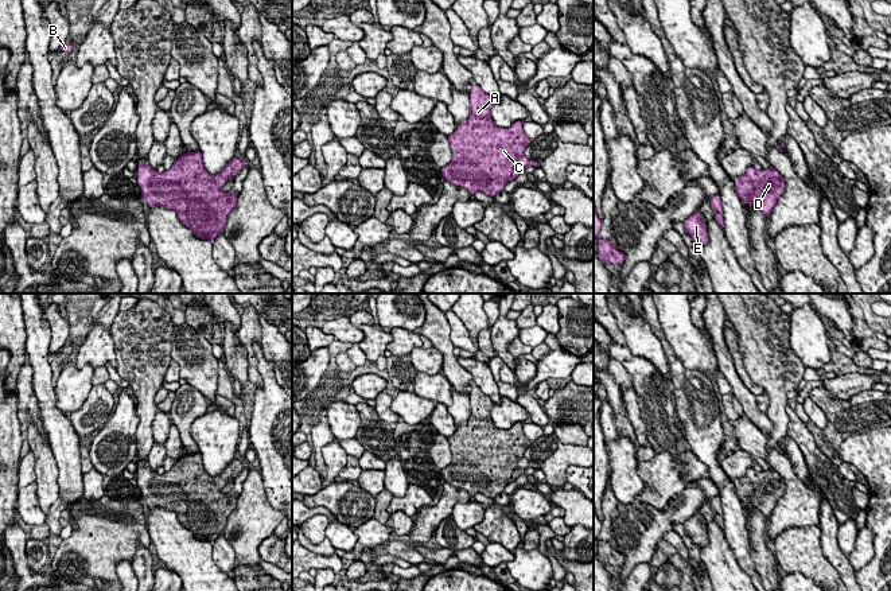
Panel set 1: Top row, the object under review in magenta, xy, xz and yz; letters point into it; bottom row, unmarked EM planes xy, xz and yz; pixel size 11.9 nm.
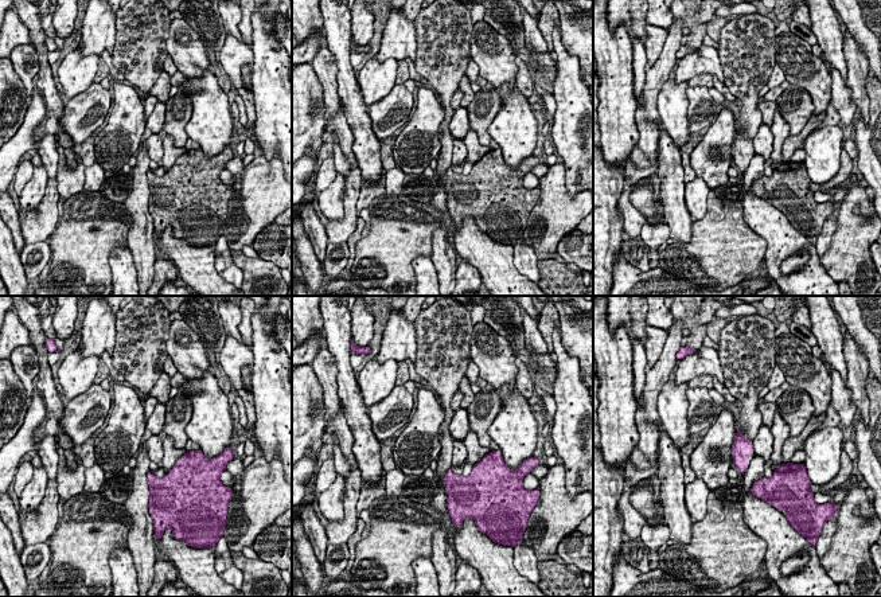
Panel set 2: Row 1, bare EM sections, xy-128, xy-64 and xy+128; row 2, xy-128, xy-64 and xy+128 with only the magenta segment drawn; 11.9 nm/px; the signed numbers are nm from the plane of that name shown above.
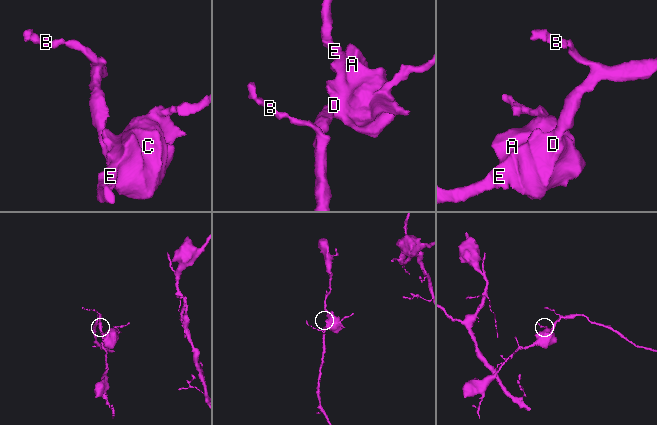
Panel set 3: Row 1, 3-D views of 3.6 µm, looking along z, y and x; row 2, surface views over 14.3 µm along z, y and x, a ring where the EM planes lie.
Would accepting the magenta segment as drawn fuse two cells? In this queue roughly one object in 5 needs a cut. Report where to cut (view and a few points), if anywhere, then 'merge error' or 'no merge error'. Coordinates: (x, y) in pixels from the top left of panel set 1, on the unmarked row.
no cut; no merge error

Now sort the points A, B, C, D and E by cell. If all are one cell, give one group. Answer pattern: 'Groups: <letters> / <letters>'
Groups: A B C D E

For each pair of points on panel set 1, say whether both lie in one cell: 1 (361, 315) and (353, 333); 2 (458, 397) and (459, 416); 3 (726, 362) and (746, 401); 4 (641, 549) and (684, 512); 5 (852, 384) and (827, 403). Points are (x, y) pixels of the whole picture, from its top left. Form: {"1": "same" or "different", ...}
{"1": "different", "2": "same", "3": "same", "4": "same", "5": "different"}

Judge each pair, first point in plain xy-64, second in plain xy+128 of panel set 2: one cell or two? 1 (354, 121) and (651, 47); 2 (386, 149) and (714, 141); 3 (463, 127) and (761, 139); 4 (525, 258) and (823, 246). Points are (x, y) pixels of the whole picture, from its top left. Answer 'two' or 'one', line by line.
1: two
2: two
3: one
4: one

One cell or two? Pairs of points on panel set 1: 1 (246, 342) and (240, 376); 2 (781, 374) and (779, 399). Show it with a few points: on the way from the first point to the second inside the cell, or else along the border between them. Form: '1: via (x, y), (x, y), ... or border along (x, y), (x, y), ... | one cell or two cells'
1: border along (236, 333), (246, 358) | two cells
2: via (779, 380), (779, 393) | one cell

